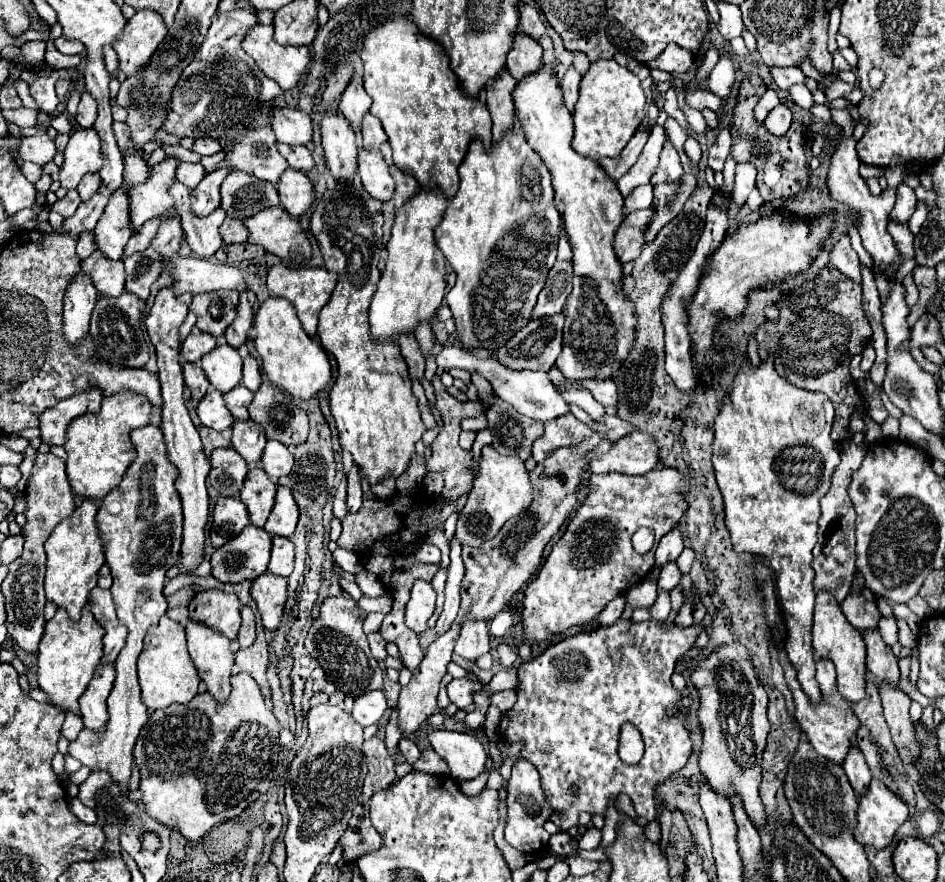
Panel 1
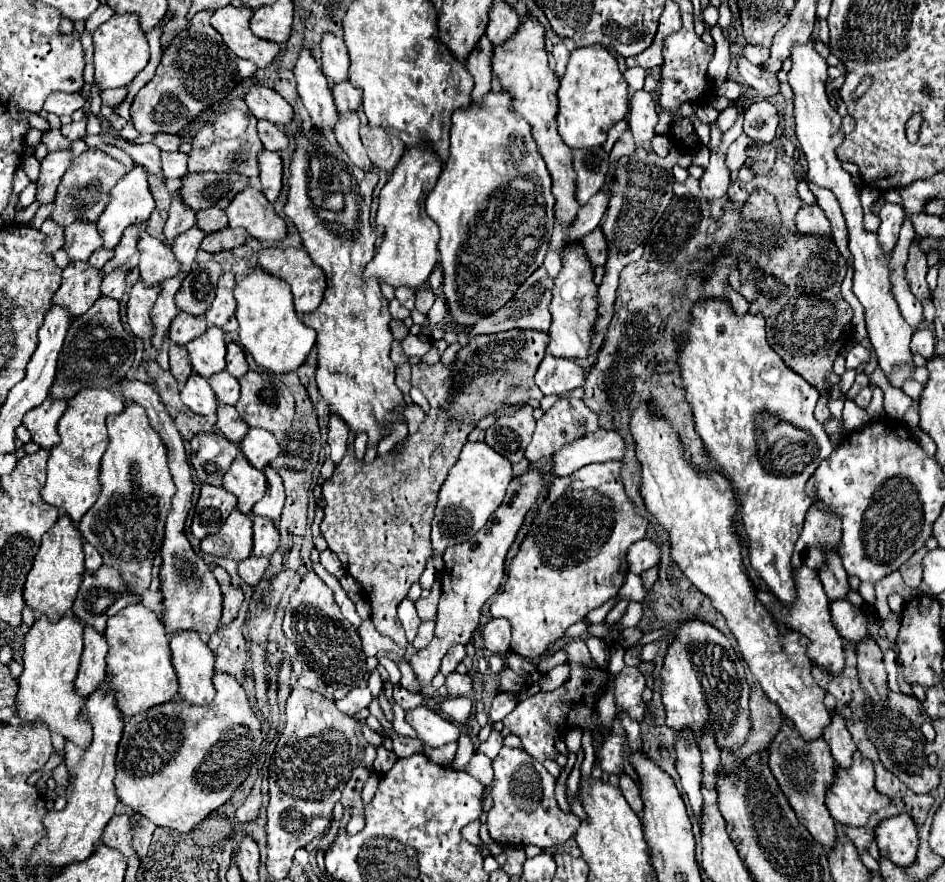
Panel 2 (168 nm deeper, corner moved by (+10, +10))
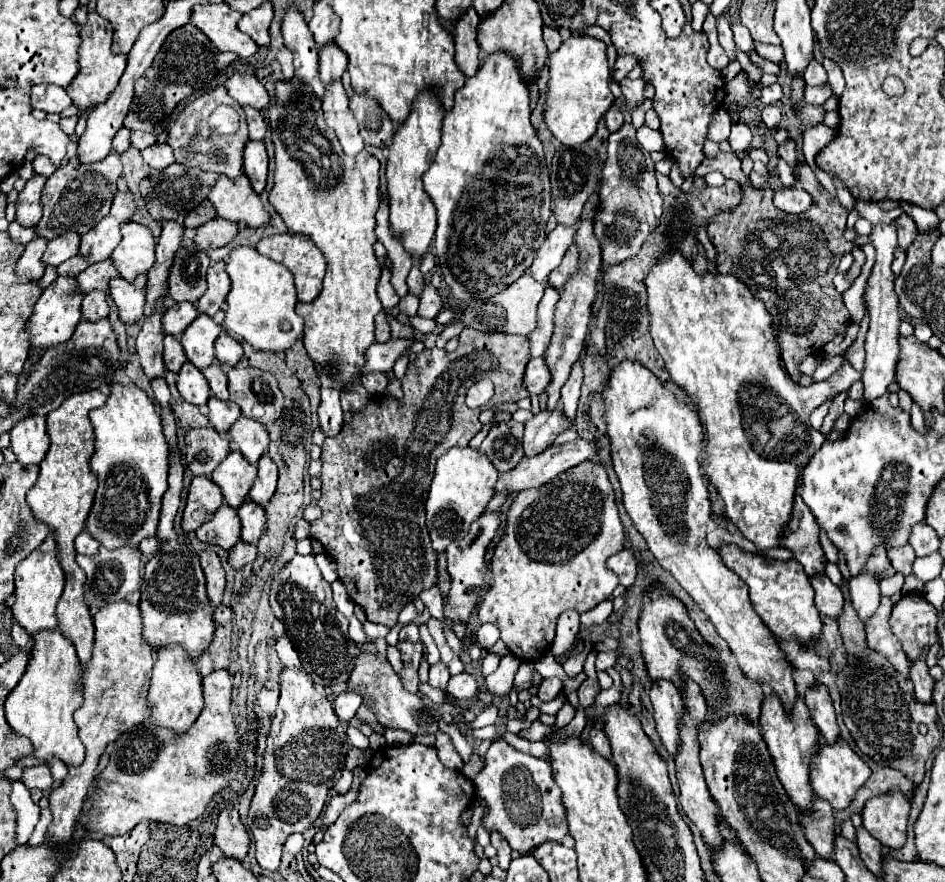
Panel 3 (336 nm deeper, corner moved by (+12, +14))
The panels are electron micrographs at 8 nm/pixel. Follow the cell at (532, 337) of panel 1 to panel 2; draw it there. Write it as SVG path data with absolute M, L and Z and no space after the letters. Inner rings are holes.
M510 330L488 336L472 336L470 342L456 354L456 360L446 366L438 364L416 364L412 366L412 386L420 388L426 396L430 410L426 412L424 422L418 432L400 440L388 454L376 456L372 464L364 464L356 458L354 446L348 444L346 456L336 466L330 480L322 484L322 494L326 498L324 518L320 522L320 532L328 542L328 548L340 558L346 574L350 574L362 588L364 598L372 606L372 622L376 630L388 638L392 638L400 648L406 648L404 628L398 622L396 608L406 598L410 586L422 576L426 562L432 554L430 548L430 522L432 510L436 506L436 498L448 470L456 464L460 450L464 448L468 434L476 428L476 424L496 412L502 404L516 404L520 400L538 404L542 400L540 388L534 384L536 366L542 362L548 346L548 334L536 334L530 330Z

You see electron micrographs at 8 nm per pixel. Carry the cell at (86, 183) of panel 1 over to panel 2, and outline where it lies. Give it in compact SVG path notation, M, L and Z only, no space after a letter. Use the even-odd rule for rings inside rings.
M86 150L84 154L80 154L72 166L66 170L66 174L62 176L58 190L56 190L56 198L54 198L54 210L50 214L50 218L58 224L58 226L70 226L76 220L84 220L84 222L96 222L98 216L104 212L106 204L108 204L108 194L110 190L116 186L116 182L126 174L126 168L110 158L108 154L104 154L102 150Z

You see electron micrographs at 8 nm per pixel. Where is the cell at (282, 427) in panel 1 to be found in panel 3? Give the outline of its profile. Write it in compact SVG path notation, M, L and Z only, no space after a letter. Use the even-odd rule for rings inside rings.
M234 366L228 372L230 400L242 410L242 416L272 424L284 408L284 394L270 372L252 366Z

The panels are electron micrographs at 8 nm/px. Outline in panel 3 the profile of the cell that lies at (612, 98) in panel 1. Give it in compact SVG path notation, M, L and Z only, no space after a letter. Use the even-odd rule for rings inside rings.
M572 34L556 52L546 60L550 66L548 80L548 102L544 120L550 132L566 146L588 142L598 128L598 122L614 104L614 94L610 92L610 70L606 44L598 38Z

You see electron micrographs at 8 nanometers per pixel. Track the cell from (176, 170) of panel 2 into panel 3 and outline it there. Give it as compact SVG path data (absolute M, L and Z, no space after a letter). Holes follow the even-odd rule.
M154 144L142 150L142 156L152 170L164 170L166 166L174 164L174 152L170 150L168 144Z

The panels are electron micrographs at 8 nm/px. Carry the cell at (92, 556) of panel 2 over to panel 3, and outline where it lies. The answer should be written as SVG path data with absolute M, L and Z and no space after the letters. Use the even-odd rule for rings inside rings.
M86 530L76 536L76 552L78 552L78 554L92 556L98 548L100 548L100 544L98 544L90 534L86 534Z

